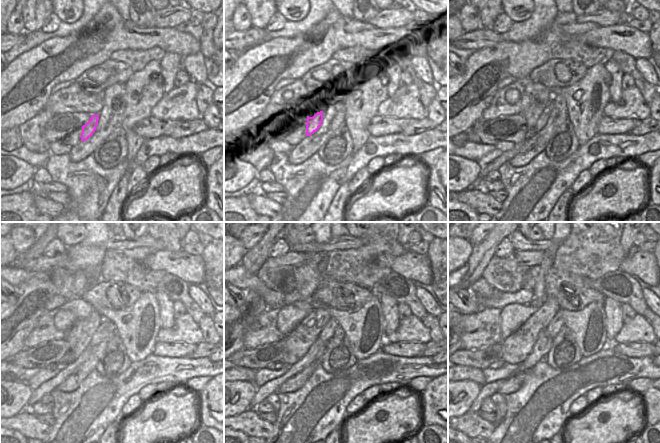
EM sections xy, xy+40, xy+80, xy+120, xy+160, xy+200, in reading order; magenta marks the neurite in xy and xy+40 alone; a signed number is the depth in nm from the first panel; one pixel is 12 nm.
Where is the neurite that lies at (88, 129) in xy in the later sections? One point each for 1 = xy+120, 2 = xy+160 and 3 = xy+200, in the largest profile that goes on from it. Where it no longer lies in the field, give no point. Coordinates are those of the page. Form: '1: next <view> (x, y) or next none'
1: next xy+120 (100, 335)
2: next xy+160 (327, 331)
3: next xy+200 (557, 321)

